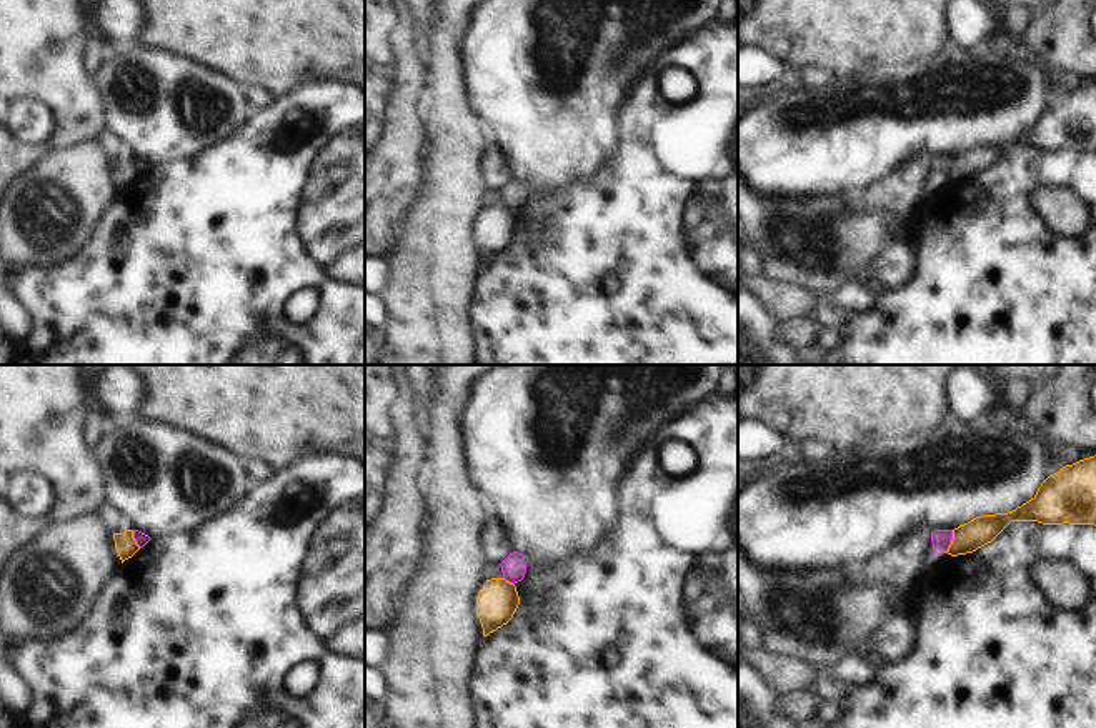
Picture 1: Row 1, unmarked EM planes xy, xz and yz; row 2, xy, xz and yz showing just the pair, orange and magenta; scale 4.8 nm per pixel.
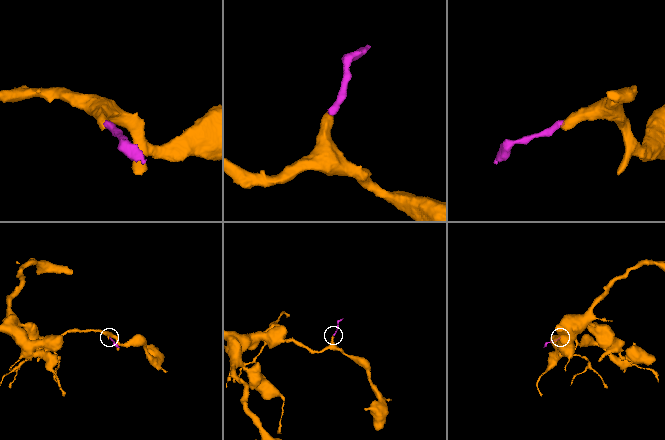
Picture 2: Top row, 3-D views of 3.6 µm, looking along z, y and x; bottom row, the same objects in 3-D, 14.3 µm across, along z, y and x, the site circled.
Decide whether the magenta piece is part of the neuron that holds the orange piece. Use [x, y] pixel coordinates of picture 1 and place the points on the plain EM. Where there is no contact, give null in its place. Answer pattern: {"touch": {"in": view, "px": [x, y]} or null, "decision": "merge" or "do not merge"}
{"touch": {"in": "yz", "px": [951, 169]}, "decision": "do not merge"}

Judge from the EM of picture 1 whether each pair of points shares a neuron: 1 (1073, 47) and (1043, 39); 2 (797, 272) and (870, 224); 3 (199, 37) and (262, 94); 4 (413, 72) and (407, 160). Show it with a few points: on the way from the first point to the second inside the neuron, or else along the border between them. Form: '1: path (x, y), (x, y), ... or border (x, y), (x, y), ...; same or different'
1: path (1066, 42), (1063, 39), (1050, 39); same
2: path (808, 252), (817, 244), (850, 239); same
3: border (247, 85), (264, 85), (275, 97); different
4: path (403, 94), (403, 139); same

